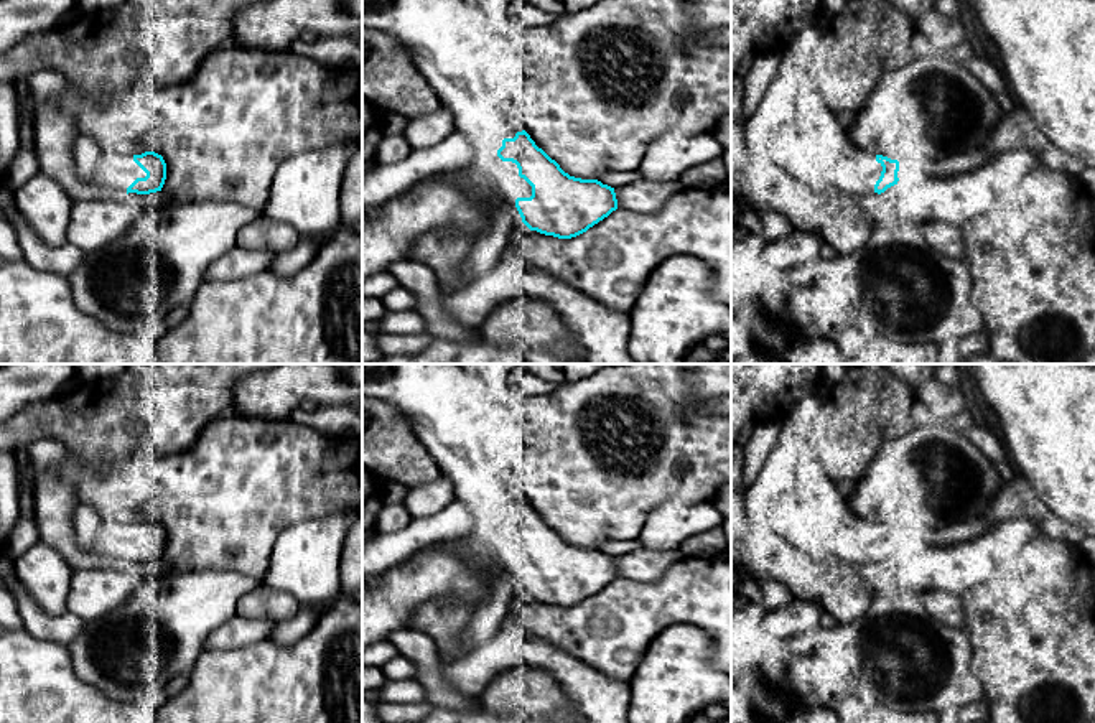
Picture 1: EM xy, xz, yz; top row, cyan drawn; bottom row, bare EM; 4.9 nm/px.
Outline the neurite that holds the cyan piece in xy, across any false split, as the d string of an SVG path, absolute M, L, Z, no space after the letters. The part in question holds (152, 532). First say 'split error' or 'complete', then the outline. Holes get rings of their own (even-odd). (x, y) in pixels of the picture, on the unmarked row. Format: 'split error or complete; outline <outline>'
split error; outline M145 520L142 524L104 522L96 537L100 553L123 563L150 563L161 560L166 548L166 532L161 524Z

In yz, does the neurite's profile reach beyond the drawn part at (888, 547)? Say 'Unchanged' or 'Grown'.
Grown

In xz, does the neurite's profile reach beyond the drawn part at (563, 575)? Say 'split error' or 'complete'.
split error

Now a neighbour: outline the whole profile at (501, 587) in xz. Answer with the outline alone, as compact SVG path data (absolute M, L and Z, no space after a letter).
M502 568L491 570L484 580L486 596L461 639L461 647L468 652L486 642L502 626L517 591L515 578Z

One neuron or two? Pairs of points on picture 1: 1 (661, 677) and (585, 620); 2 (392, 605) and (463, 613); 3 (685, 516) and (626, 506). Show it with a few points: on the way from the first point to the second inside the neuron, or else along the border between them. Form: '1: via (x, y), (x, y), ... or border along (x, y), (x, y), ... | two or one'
1: border along (664, 629), (649, 644), (628, 681) | two
2: border along (455, 600), (425, 601), (404, 626) | two
3: border along (690, 504), (661, 503), (649, 514), (636, 537) | two

